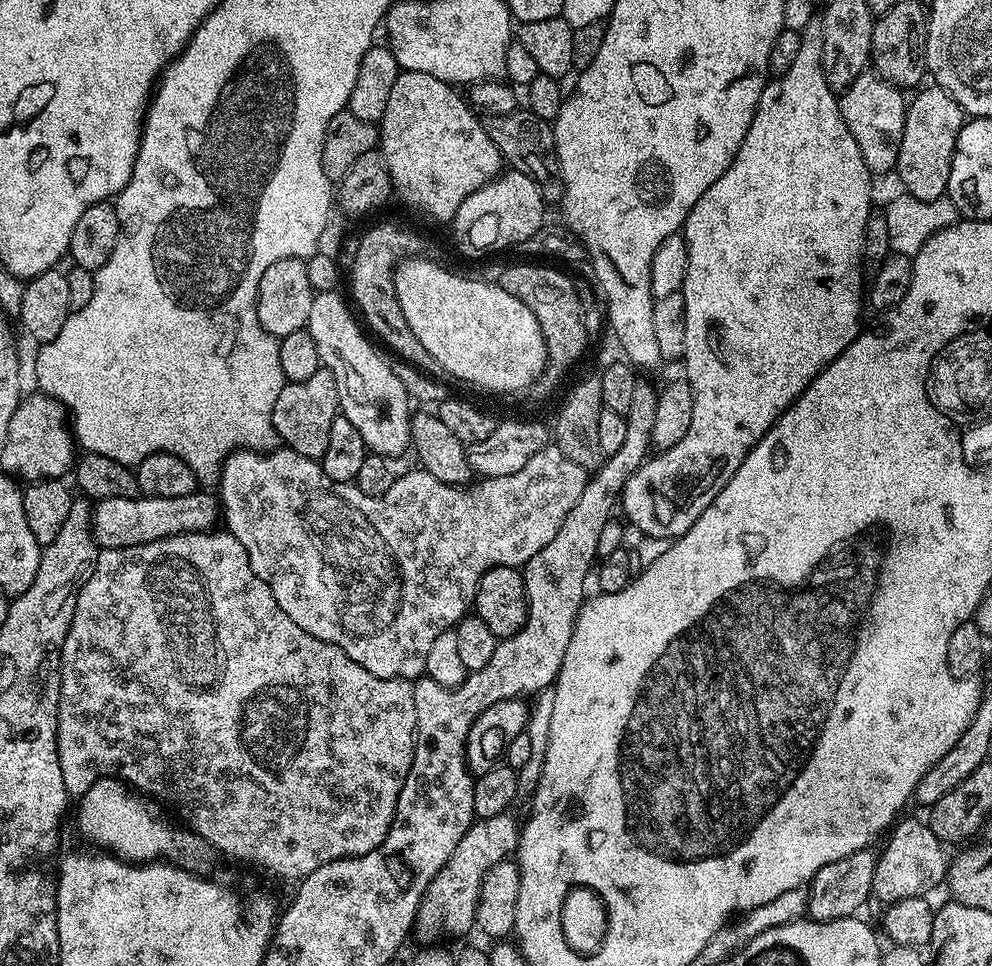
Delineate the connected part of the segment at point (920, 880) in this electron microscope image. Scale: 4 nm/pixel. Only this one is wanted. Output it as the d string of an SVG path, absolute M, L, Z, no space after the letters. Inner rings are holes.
M923 819L902 821L893 830L884 853L881 851L877 857L872 879L872 896L880 899L881 905L887 906L915 896L924 896L935 884L943 885L948 870L944 851L945 845Z

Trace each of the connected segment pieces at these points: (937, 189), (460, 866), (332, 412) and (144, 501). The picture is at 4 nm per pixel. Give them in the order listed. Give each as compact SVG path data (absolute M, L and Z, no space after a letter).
M921 87L915 93L917 96L907 101L902 146L898 150L898 162L894 169L895 175L900 175L904 183L903 191L919 200L939 200L947 193L956 143L966 123L966 113L960 103L946 89L931 87Z
M510 814L477 819L462 834L462 842L454 846L454 854L446 858L446 866L442 866L420 893L416 905L414 919L414 936L424 940L420 942L436 942L440 935L464 936L473 931L475 919L475 902L480 892L480 879L490 866L500 860L511 857L516 850L518 839L518 822Z
M321 366L311 378L306 378L306 382L285 383L282 394L278 394L278 402L274 402L272 425L283 447L319 461L330 438L330 422L338 415L341 415L338 382L331 368Z
M198 490L194 494L186 494L183 498L154 498L143 494L134 500L126 498L106 498L99 501L94 508L93 527L96 539L104 548L129 548L139 544L149 544L167 536L180 536L184 532L206 532L217 527L216 519L221 519L222 504L208 490Z

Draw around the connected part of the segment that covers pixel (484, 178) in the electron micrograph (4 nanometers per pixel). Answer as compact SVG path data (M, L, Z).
M401 71L396 77L394 87L390 90L390 99L386 101L386 114L382 114L378 125L378 151L380 158L384 163L384 169L388 172L390 188L393 193L396 192L409 204L412 208L421 208L424 212L429 212L436 220L444 220L450 222L458 214L458 206L462 206L462 202L466 202L466 198L470 194L474 194L474 190L478 190L482 186L486 186L491 180L495 180L501 175L502 155L498 146L490 138L488 131L484 129L481 117L476 117L474 113L468 109L469 101L463 96L460 97L455 87L446 82L442 82L438 78L434 78L430 74L418 74L417 72Z

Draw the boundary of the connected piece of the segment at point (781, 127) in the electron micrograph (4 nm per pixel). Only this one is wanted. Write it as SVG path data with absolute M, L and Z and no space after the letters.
M810 40L806 58L794 58L794 62L790 62L790 70L765 83L756 113L750 122L750 130L746 130L746 138L742 138L736 161L724 171L718 182L714 182L714 186L710 186L710 190L706 190L706 194L702 194L702 198L698 198L698 202L694 202L694 210L690 210L690 214L684 219L682 234L688 244L689 266L682 289L686 322L686 350L682 367L685 372L683 375L694 394L694 418L682 442L659 451L652 462L645 461L626 482L622 493L622 512L624 508L625 514L628 515L627 523L632 523L638 531L645 532L645 537L675 538L686 534L686 530L690 530L690 526L698 522L702 510L706 510L706 506L710 506L710 502L718 498L726 482L734 478L738 466L742 466L744 455L767 434L769 428L775 424L777 416L792 405L808 389L812 379L830 361L839 358L846 346L850 346L850 342L854 342L862 331L860 311L866 308L864 231L868 213L874 208L874 177L862 158L862 150L858 150L858 142L854 142L854 134L850 134L850 130L846 130L846 122L842 122L837 93L833 92L826 82L822 58L816 58L816 42L822 40Z

